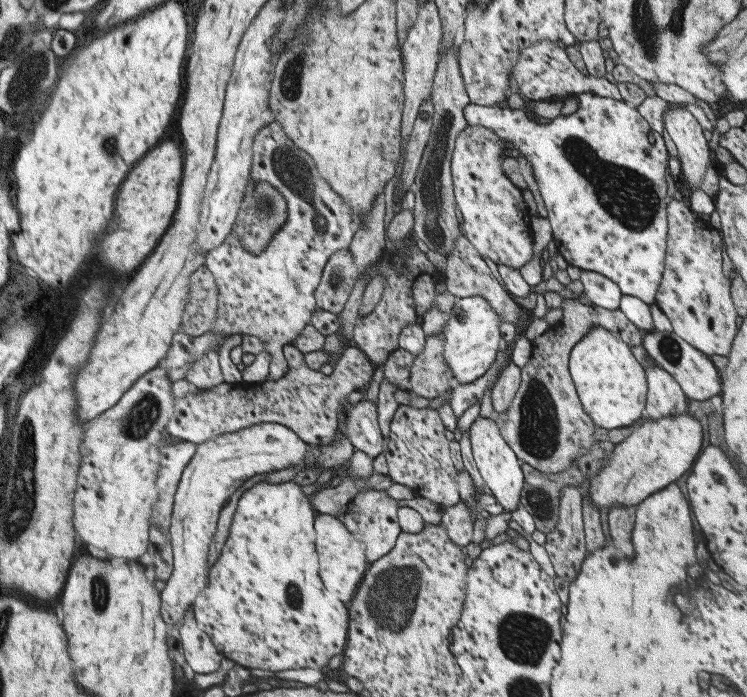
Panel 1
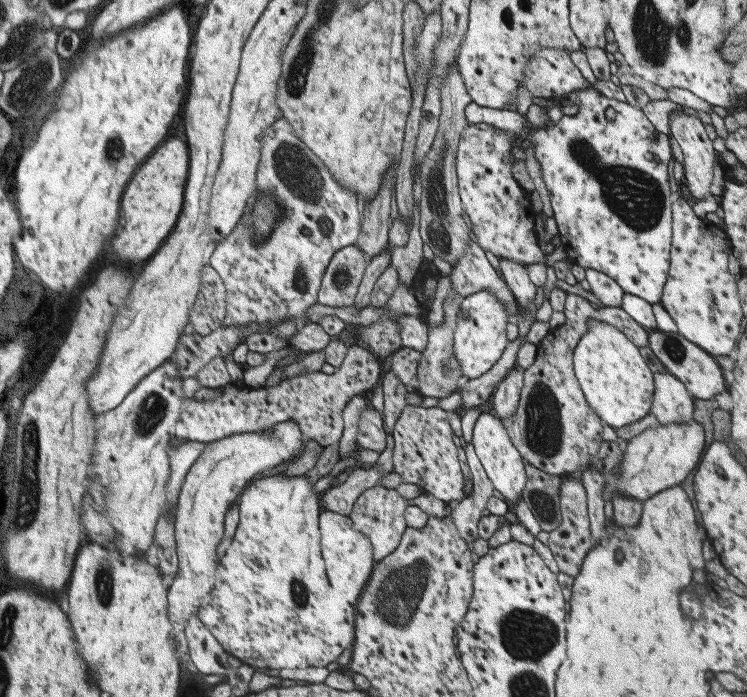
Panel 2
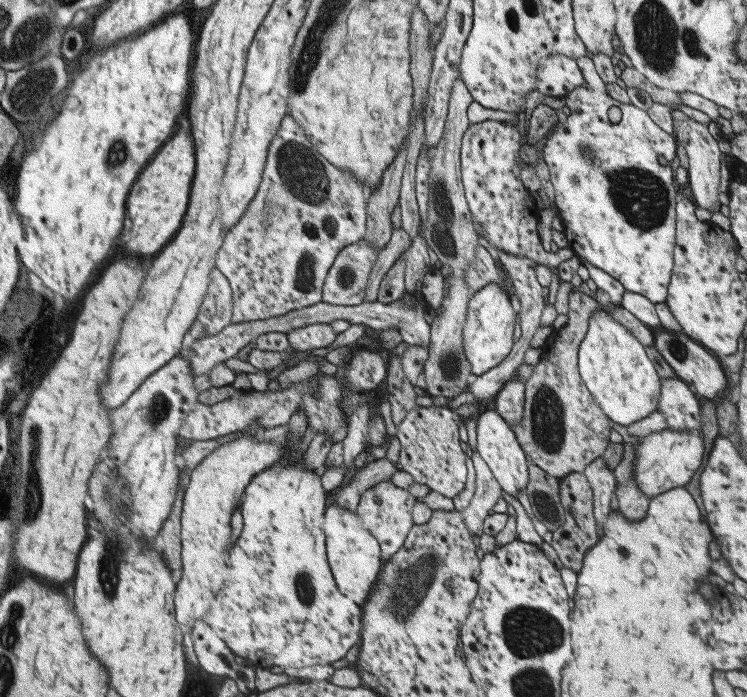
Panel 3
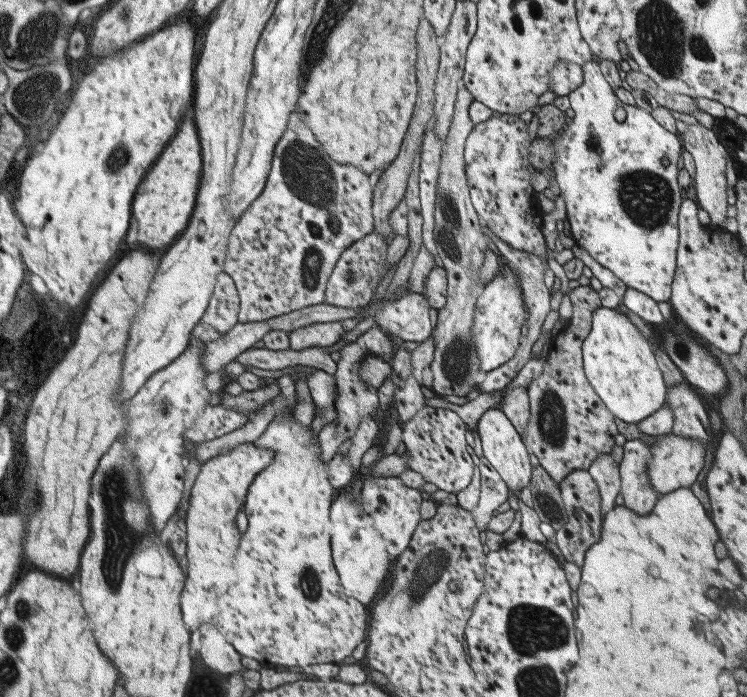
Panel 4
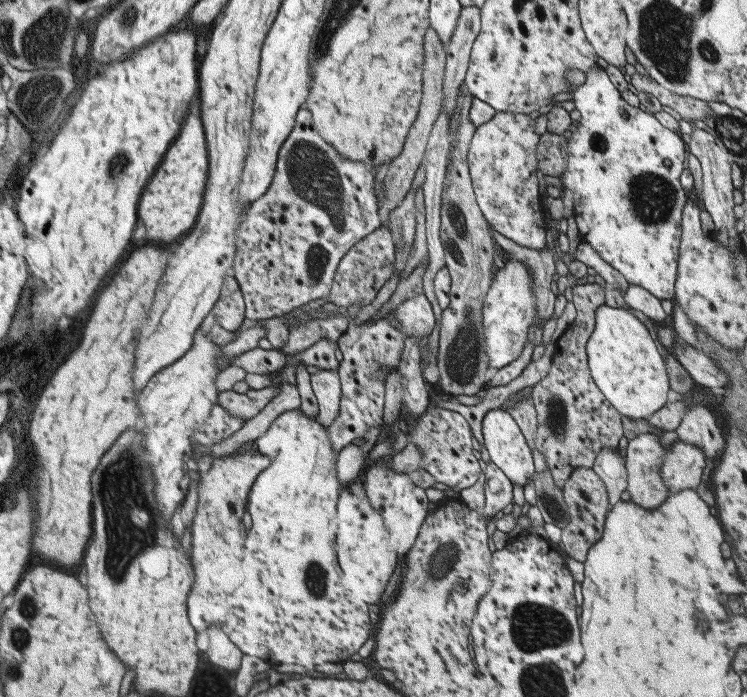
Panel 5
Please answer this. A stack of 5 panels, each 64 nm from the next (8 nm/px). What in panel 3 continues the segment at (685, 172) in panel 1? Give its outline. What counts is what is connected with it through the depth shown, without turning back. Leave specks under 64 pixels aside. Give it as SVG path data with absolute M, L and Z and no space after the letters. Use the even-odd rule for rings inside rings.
M681 120L681 122L675 122L677 126L673 126L673 136L675 140L685 148L685 154L687 154L687 162L689 162L689 168L687 168L687 184L689 184L689 190L691 190L691 198L697 206L705 206L709 208L709 212L717 210L721 204L717 202L717 184L719 184L719 162L723 158L723 154L719 152L717 148L717 140L713 140L707 132L707 126L695 122L695 120Z

